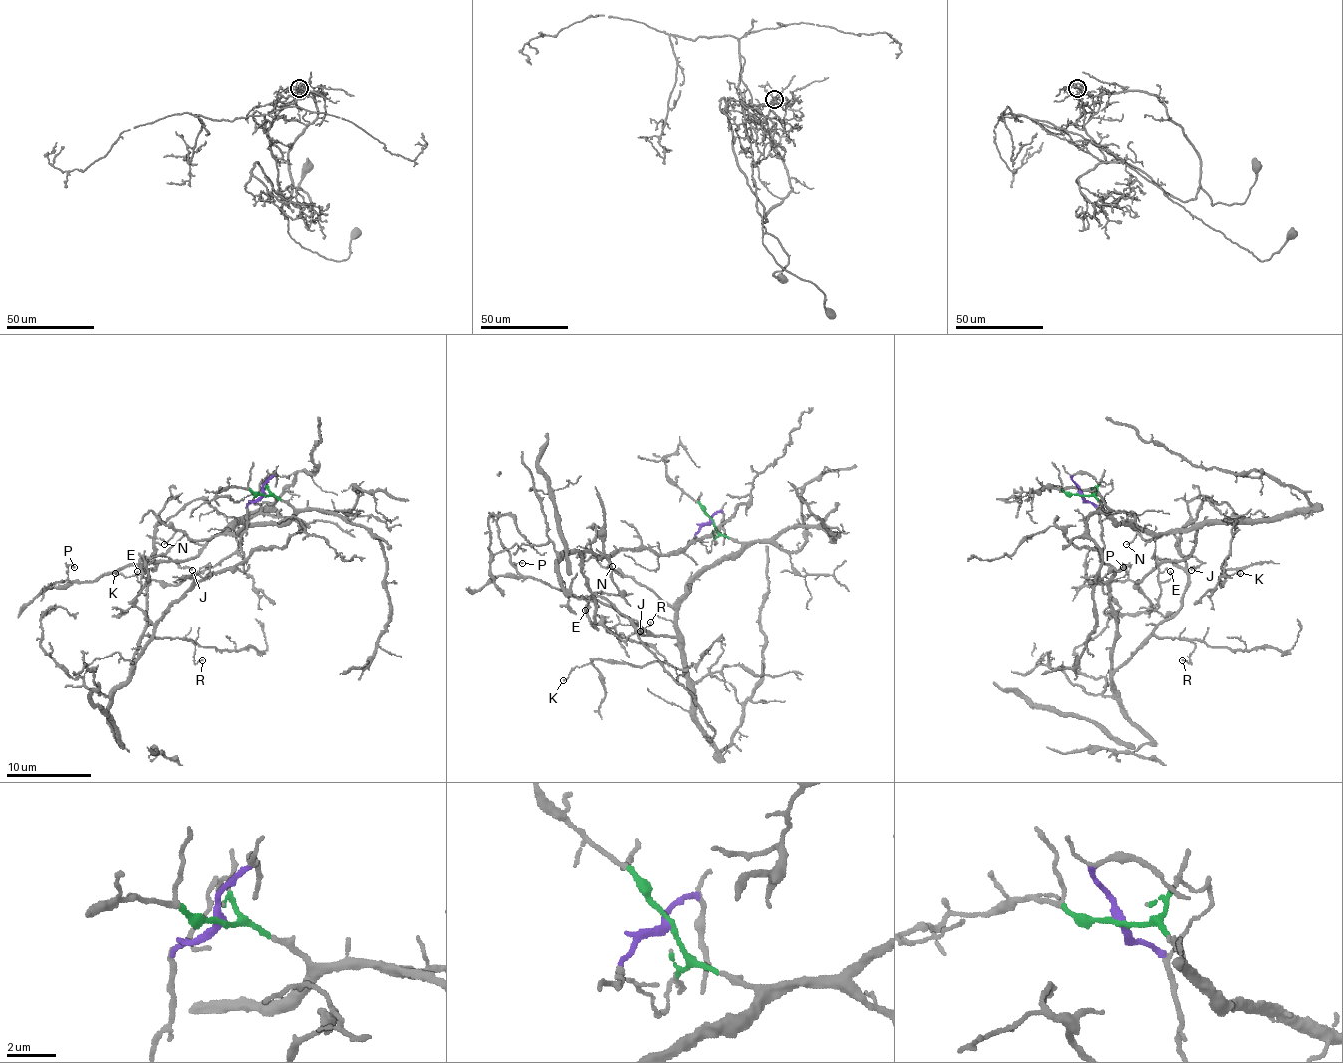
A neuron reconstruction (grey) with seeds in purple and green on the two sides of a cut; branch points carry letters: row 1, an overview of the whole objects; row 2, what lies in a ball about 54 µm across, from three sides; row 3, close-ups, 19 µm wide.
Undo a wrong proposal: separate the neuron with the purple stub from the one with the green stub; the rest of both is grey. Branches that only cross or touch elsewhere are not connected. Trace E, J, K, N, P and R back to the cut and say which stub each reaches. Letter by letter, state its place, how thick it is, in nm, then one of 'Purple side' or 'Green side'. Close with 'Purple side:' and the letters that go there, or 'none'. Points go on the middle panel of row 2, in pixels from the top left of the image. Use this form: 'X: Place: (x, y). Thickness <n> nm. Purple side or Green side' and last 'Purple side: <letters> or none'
E: Place: (585, 610). Thickness 120 nm. Green side
J: Place: (640, 631). Thickness 130 nm. Purple side
K: Place: (563, 680). Thickness 110 nm. Green side
N: Place: (612, 566). Thickness 110 nm. Green side
P: Place: (522, 563). Thickness 70 nm. Green side
R: Place: (650, 622). Thickness 100 nm. Purple side
Purple side: J, R

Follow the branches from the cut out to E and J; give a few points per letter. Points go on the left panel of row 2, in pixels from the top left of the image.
E: (265, 495), (284, 500), (292, 515), (216, 534), (190, 559), (154, 559), (141, 568), (139, 581), (137, 570)
J: (265, 495), (248, 506), (243, 559), (196, 581), (135, 668), (147, 559), (192, 570)

